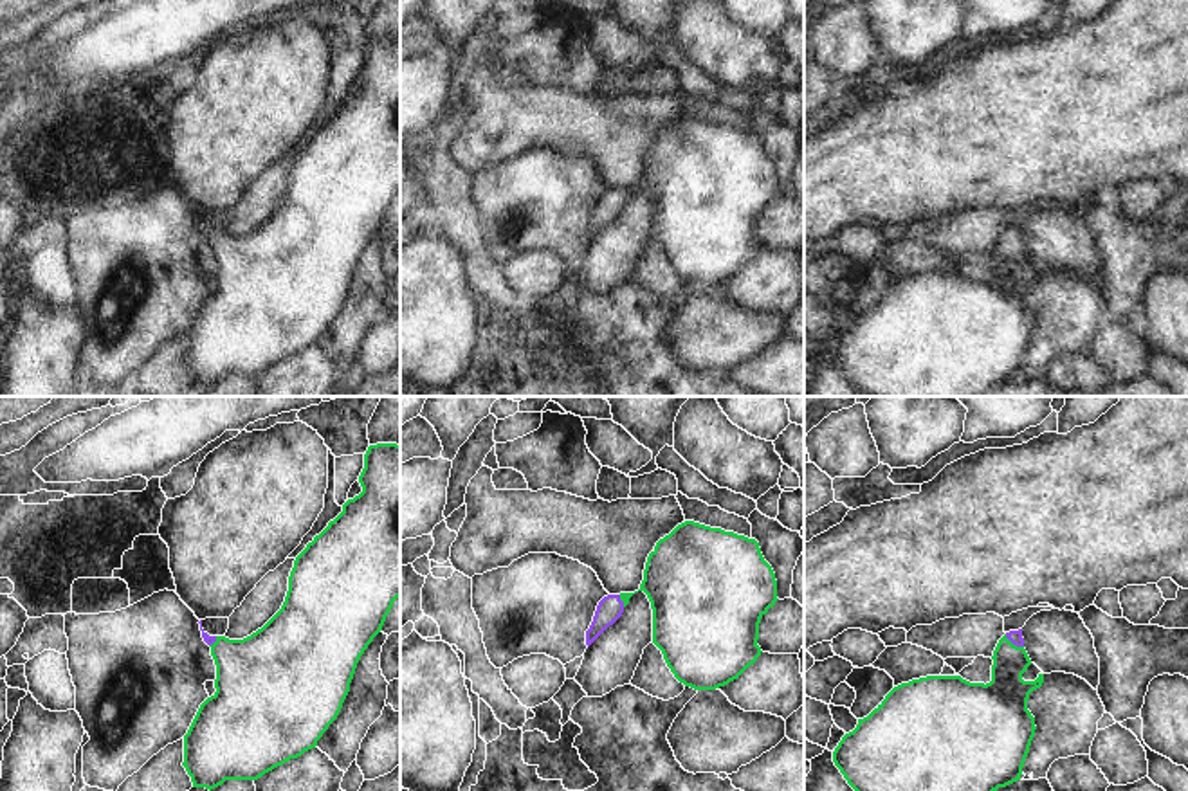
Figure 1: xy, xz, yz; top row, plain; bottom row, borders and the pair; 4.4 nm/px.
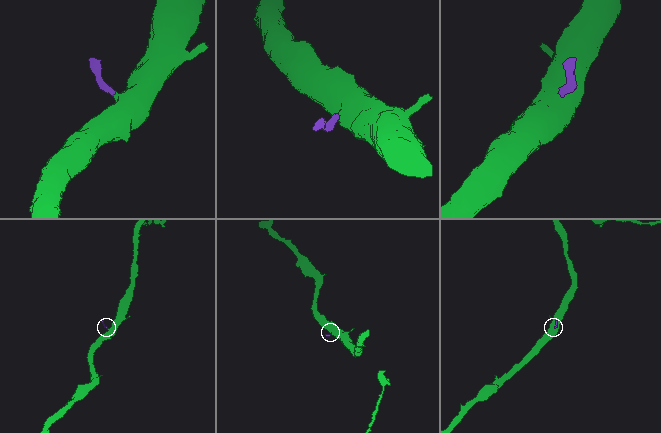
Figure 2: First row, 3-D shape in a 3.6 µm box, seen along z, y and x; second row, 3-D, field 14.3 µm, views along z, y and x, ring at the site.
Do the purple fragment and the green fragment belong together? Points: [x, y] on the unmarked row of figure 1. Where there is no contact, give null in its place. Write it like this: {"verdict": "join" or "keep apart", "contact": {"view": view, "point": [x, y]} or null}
{"verdict": "join", "contact": {"view": "yz", "point": [1014, 240]}}

